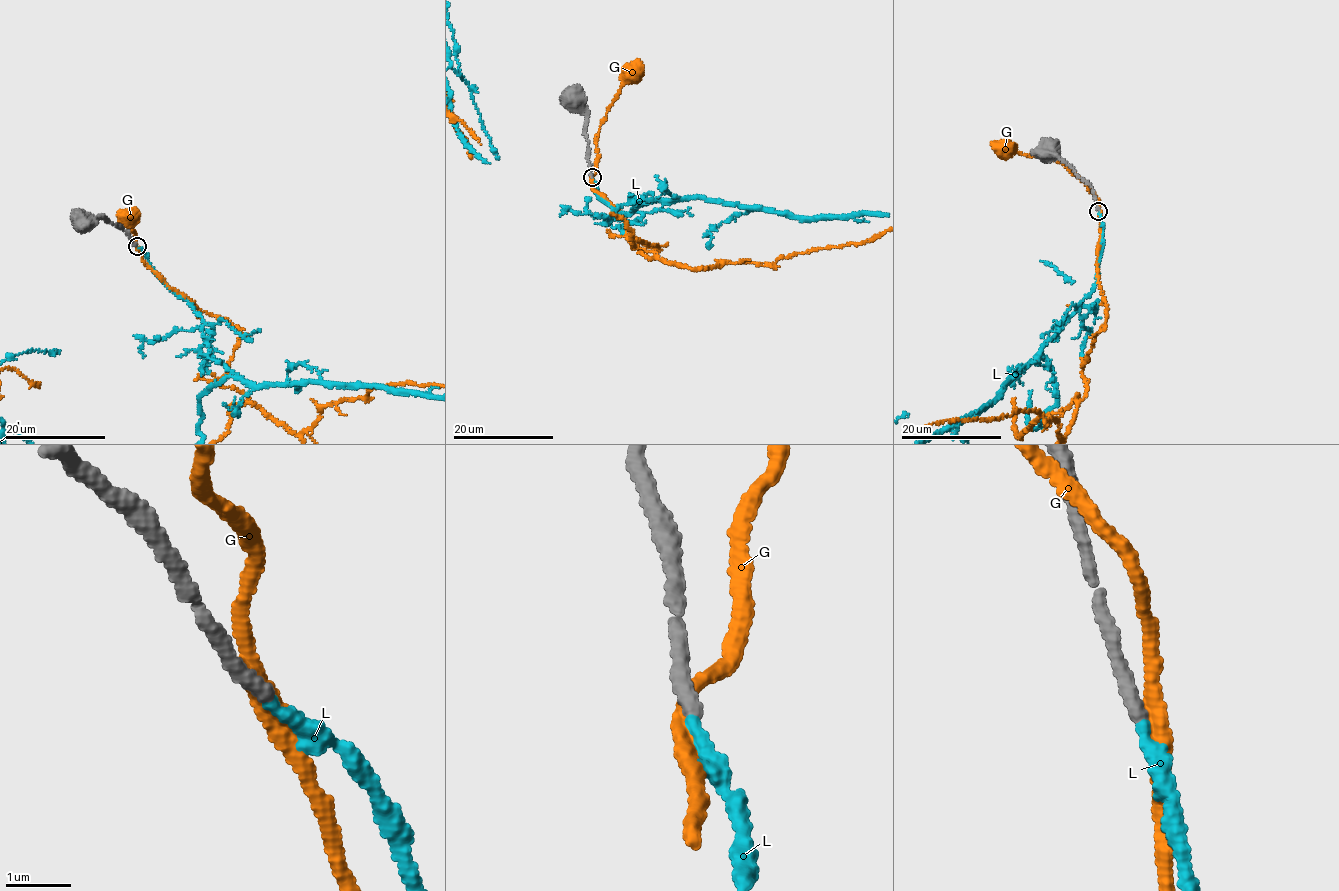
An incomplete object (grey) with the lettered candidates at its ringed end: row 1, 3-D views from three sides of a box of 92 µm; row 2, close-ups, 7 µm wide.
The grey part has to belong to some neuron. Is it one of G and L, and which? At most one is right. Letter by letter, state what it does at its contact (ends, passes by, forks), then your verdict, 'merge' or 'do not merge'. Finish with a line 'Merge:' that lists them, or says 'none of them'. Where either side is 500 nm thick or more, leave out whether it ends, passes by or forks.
G: it passes by | do not merge
L: it ends | merge
Merge: L

